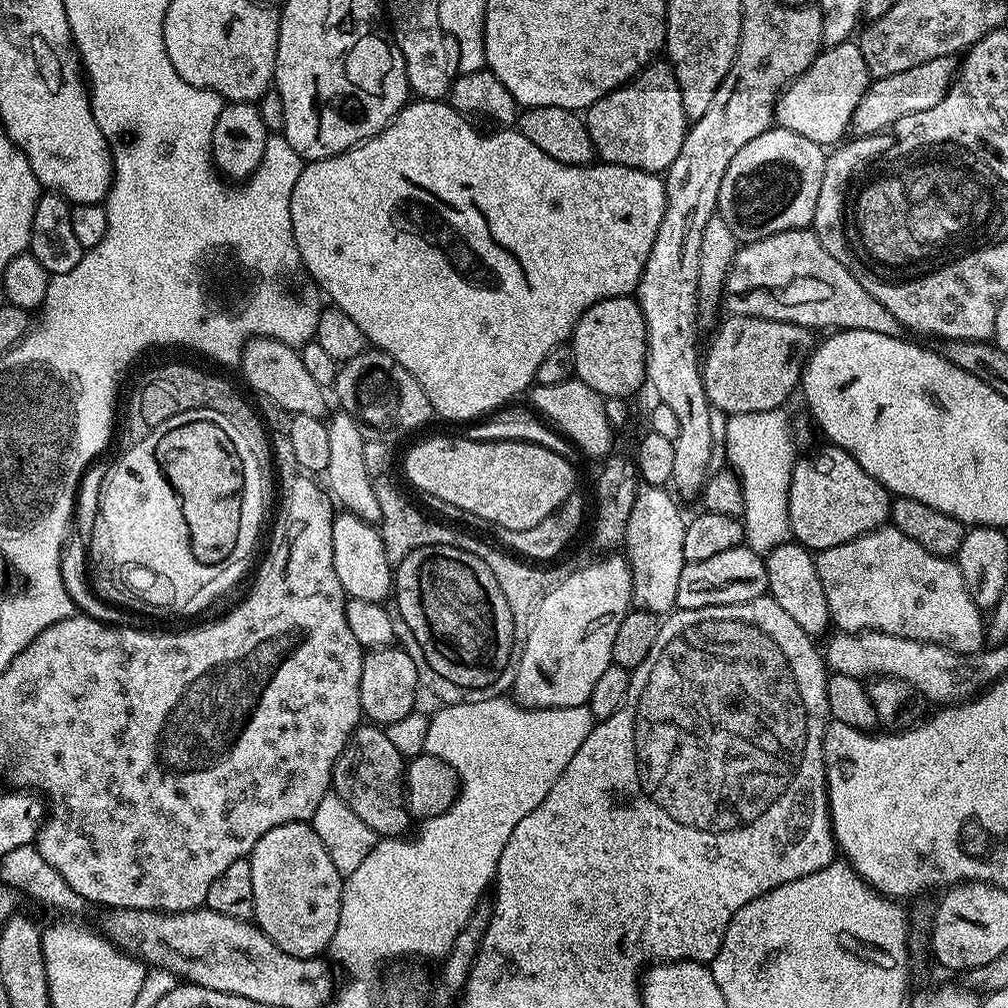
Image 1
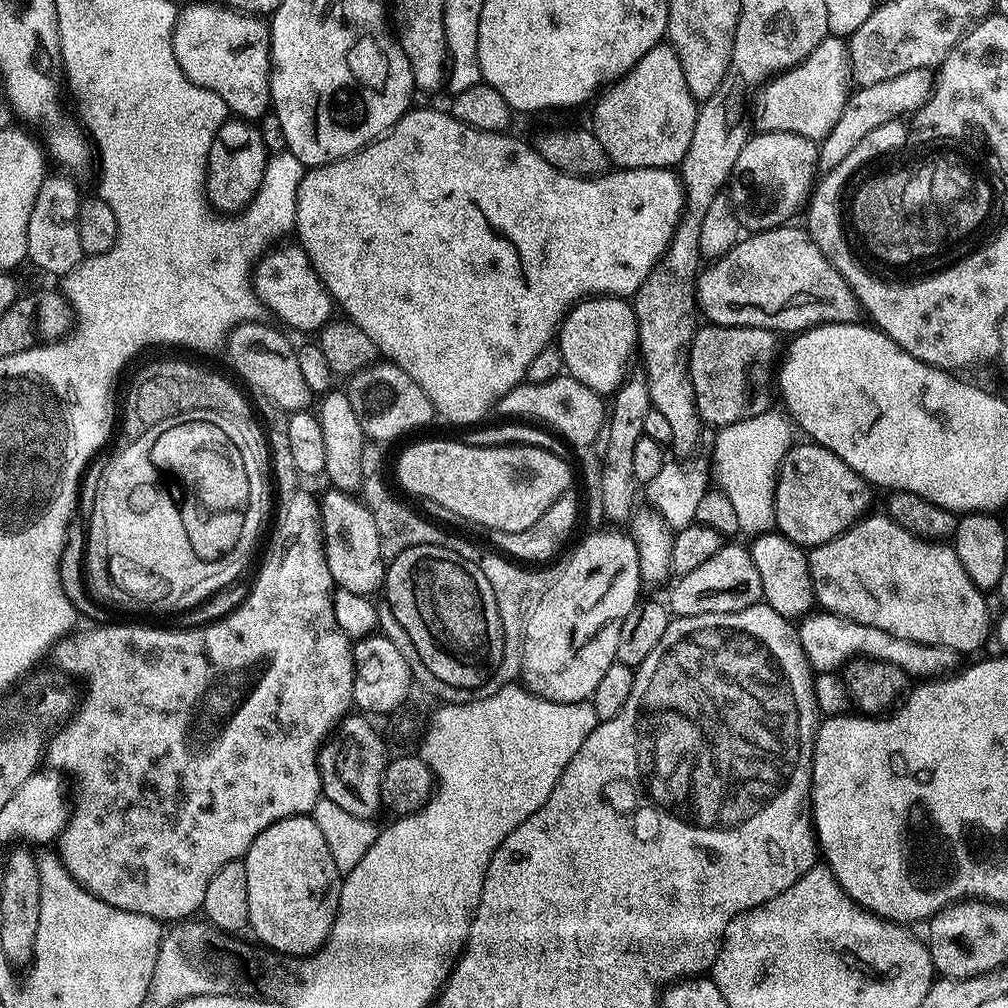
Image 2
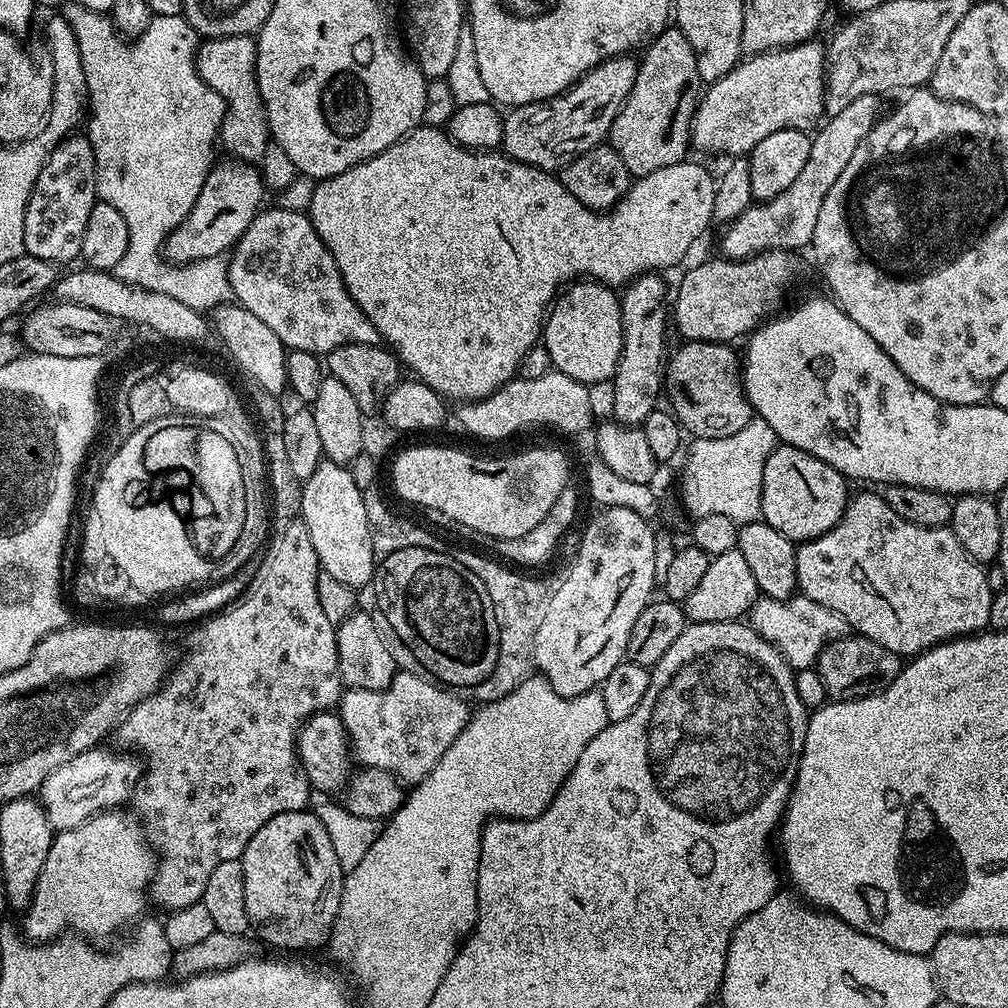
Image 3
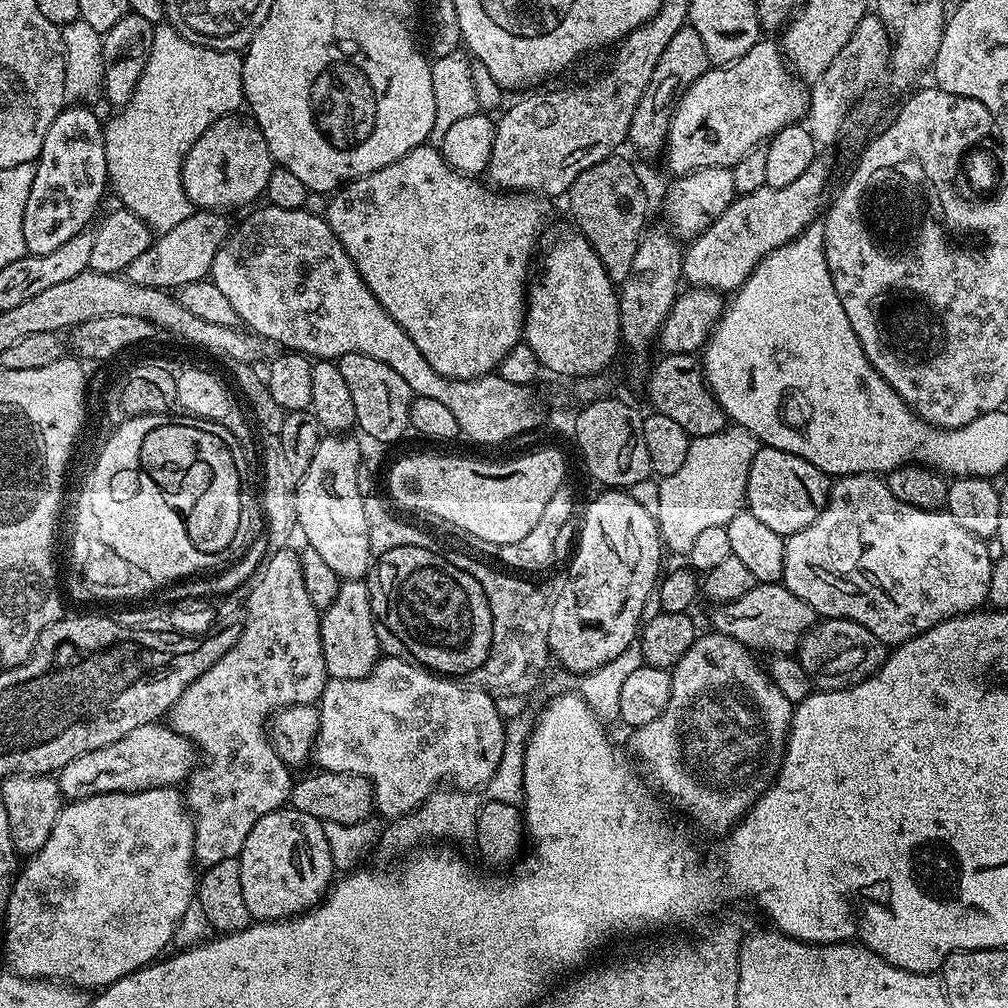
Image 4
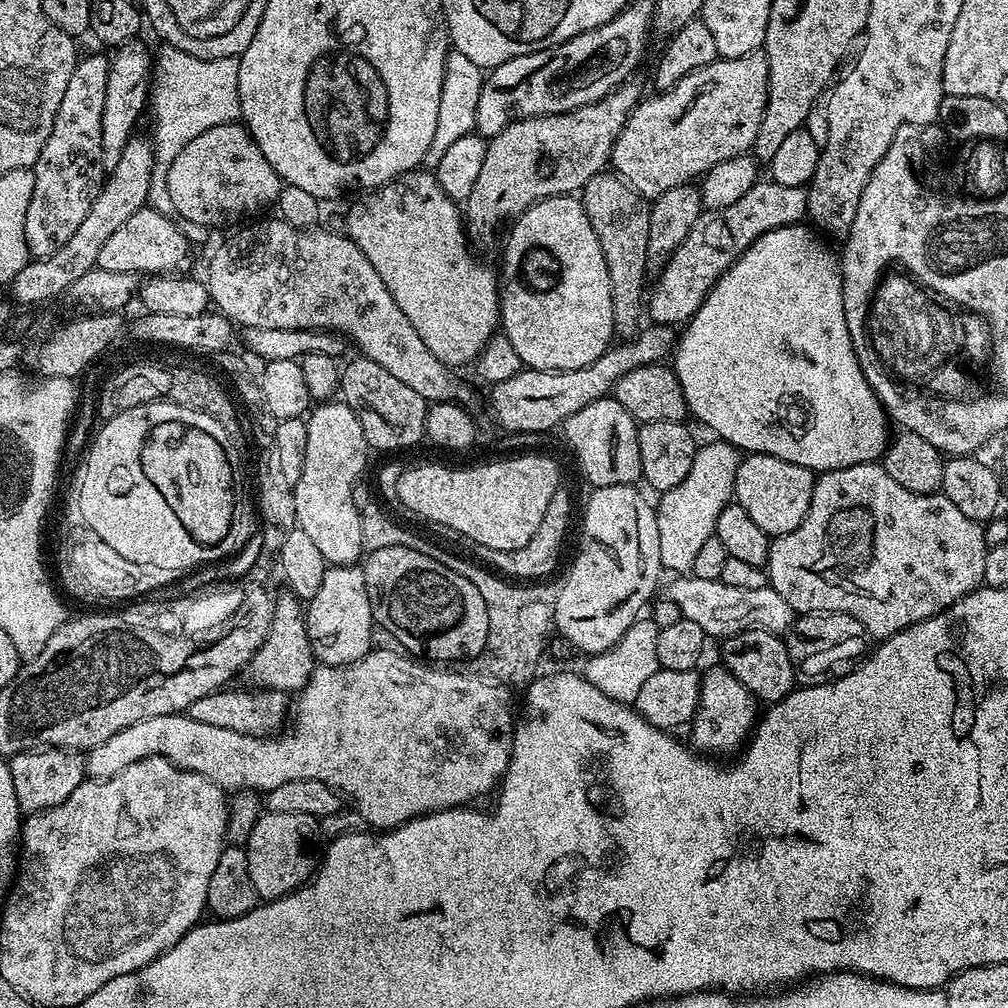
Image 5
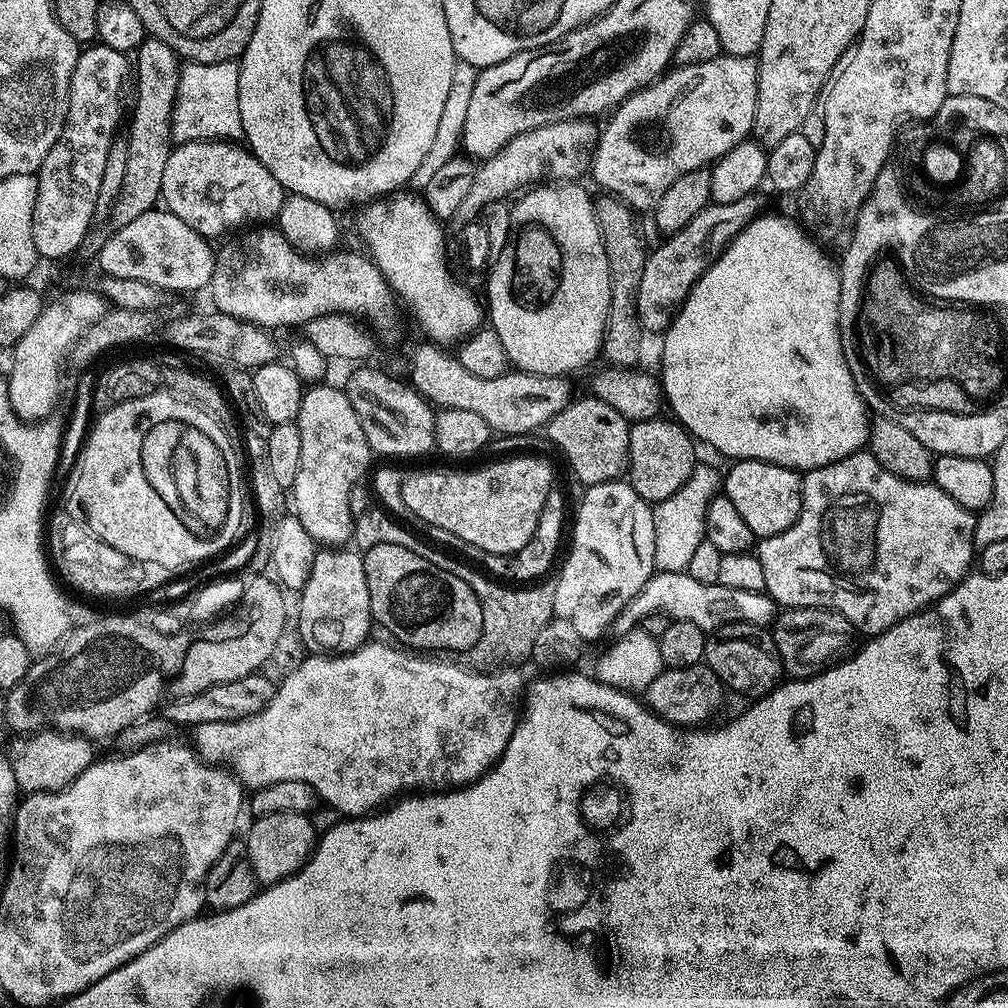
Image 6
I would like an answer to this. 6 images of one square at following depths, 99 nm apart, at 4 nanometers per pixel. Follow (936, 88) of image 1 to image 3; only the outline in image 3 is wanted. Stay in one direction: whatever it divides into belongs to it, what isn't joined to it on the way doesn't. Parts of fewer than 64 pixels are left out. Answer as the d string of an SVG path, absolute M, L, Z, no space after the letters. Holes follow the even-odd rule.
M862 94L862 98L854 98L854 102L850 102L850 106L846 106L840 113L828 116L815 129L810 158L806 158L806 166L802 166L798 178L794 178L794 182L790 182L790 186L786 186L778 198L753 202L746 211L738 214L738 218L731 220L723 229L720 248L724 252L721 253L730 260L744 260L747 256L756 256L759 252L769 252L775 248L807 249L814 238L818 210L822 210L826 194L830 194L834 182L838 182L858 142L862 142L862 138L866 138L866 134L870 134L876 124L882 112L880 103L881 97Z

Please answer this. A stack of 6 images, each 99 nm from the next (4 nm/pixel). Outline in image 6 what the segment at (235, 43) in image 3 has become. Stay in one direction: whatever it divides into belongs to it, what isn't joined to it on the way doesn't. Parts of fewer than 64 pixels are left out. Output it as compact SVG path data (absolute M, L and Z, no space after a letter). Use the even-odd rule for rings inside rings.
M185 140L177 143L162 173L162 204L186 226L206 238L227 237L235 228L277 219L286 199L284 188L247 147L227 140Z

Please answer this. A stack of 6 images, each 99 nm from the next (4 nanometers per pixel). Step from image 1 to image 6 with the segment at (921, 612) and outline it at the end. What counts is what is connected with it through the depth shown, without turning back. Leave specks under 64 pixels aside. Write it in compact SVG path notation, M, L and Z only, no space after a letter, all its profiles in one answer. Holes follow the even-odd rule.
M861 450L842 458L833 464L815 468L802 476L802 506L794 526L790 526L777 536L765 536L755 545L756 557L762 562L762 571L766 577L764 591L785 609L790 608L829 608L831 612L842 614L851 622L857 633L865 632L865 637L877 636L880 632L890 630L898 622L910 618L916 612L922 612L937 600L943 598L954 586L958 586L965 576L969 575L974 564L974 528L977 517L970 510L958 506L950 494L946 494L937 484L903 480L890 470L886 470L872 456L871 452Z

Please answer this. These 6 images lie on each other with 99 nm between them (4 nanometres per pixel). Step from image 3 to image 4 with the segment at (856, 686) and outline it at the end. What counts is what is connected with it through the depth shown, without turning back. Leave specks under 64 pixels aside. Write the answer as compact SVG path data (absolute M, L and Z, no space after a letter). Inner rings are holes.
M824 618L800 640L798 659L817 689L842 690L873 676L884 664L889 649L866 626L853 620Z

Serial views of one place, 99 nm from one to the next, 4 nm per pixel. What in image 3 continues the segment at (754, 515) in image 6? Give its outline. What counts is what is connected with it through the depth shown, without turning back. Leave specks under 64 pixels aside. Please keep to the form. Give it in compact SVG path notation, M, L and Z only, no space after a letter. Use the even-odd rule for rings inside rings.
M777 443L775 450L766 458L766 470L762 470L762 510L764 523L774 526L778 534L782 534L793 542L817 540L826 534L842 518L850 499L849 481L834 466L822 462L822 458L814 458L814 454L806 454L806 450L798 450L789 444Z

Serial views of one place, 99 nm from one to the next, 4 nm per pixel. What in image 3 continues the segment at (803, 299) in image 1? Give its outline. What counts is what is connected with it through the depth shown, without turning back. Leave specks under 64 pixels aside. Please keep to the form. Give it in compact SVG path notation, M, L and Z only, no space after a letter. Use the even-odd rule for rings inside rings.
M775 248L744 260L719 258L694 265L674 288L674 328L684 335L685 341L709 340L715 344L755 332L781 311L780 303L800 272L796 256L795 251Z

